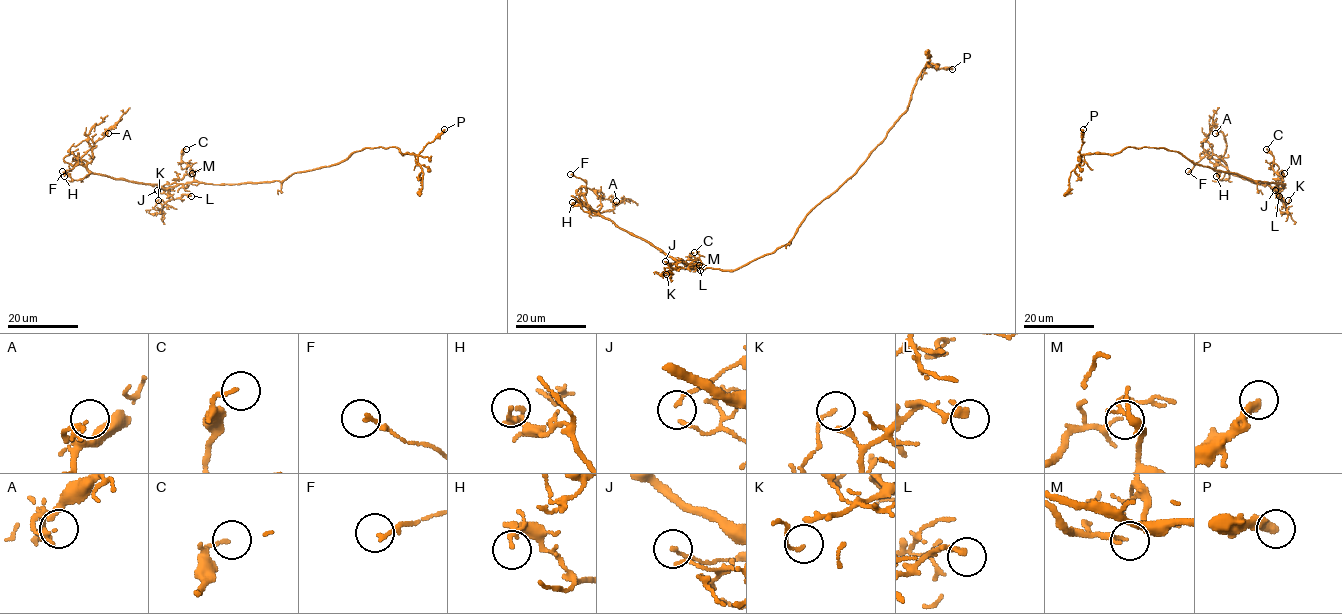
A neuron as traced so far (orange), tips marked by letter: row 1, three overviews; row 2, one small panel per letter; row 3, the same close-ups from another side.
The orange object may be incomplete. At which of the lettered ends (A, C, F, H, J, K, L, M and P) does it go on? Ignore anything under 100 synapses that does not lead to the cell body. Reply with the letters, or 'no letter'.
no letter

